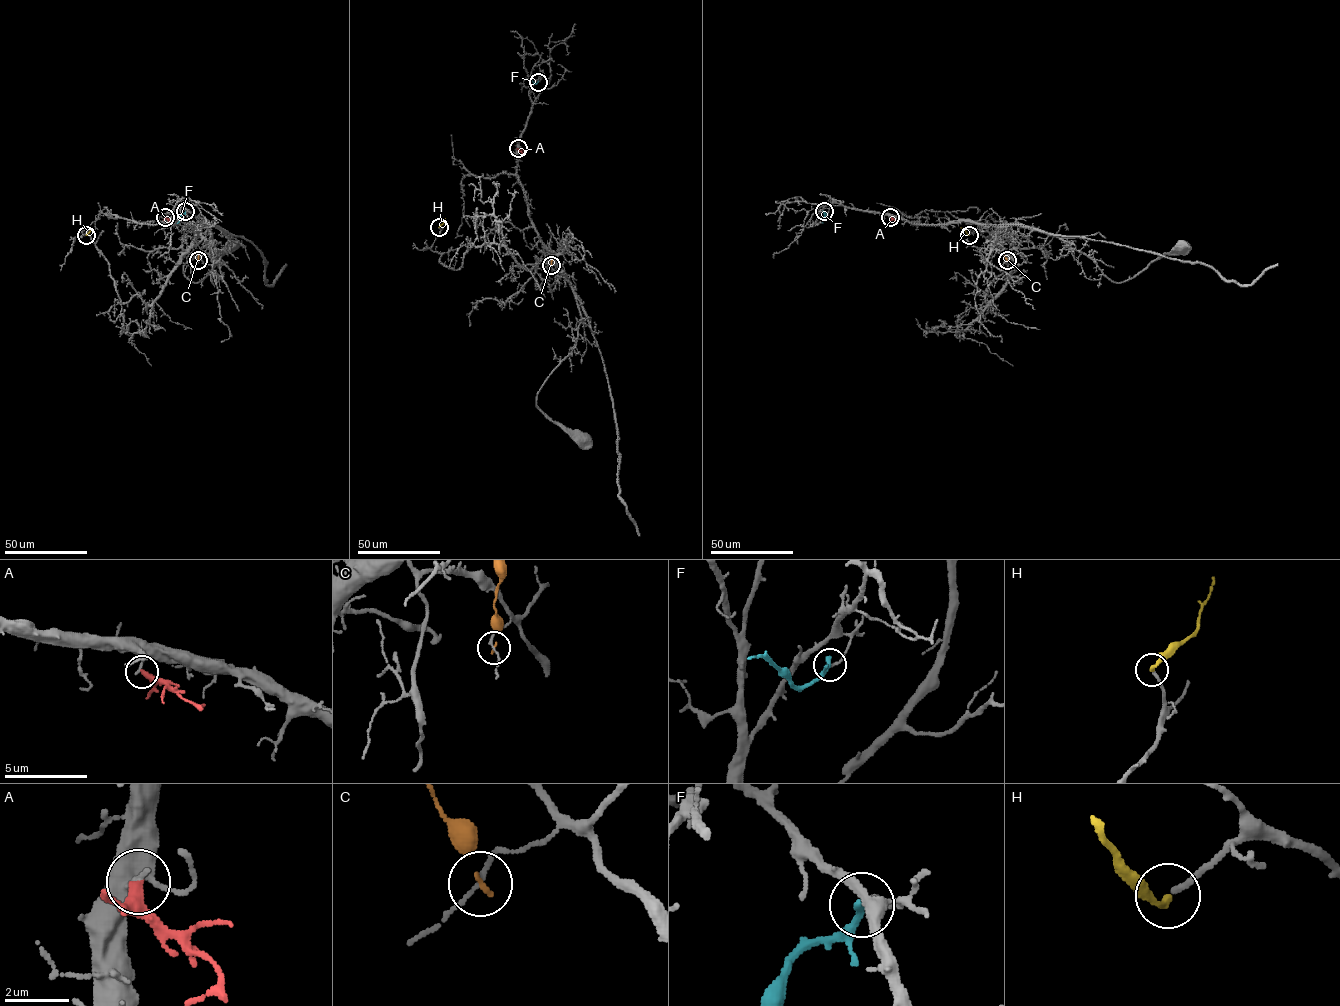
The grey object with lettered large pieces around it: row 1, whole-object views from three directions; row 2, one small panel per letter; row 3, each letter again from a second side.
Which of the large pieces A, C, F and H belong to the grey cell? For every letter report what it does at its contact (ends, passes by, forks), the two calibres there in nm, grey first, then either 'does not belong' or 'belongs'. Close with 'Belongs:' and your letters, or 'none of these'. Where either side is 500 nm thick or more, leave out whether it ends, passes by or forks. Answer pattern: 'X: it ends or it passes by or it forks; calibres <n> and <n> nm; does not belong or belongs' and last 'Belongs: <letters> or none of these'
A: it ends; calibres 150 and 400 nm; does not belong
C: it ends; calibres 120 and 110 nm; does not belong
F: it ends; calibres 130 and 320 nm; does not belong
H: it ends; calibres 180 and 200 nm; belongs
Belongs: H

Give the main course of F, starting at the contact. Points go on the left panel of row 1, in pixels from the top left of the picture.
F: (185, 211), (177, 223)

